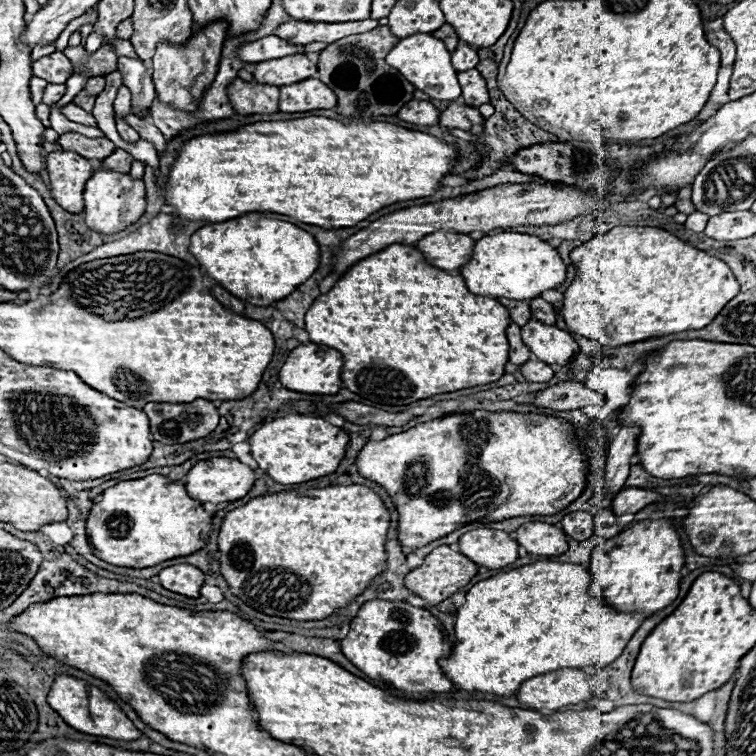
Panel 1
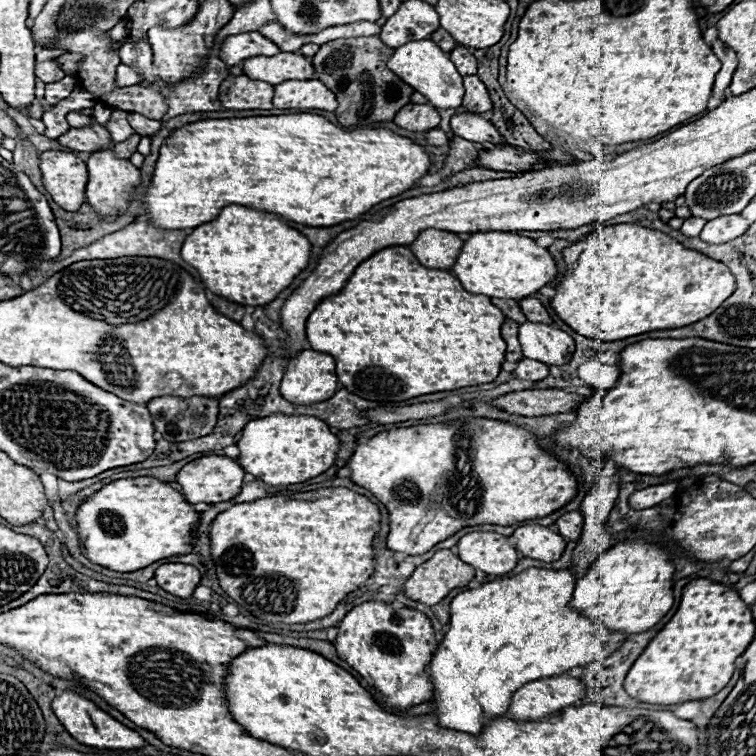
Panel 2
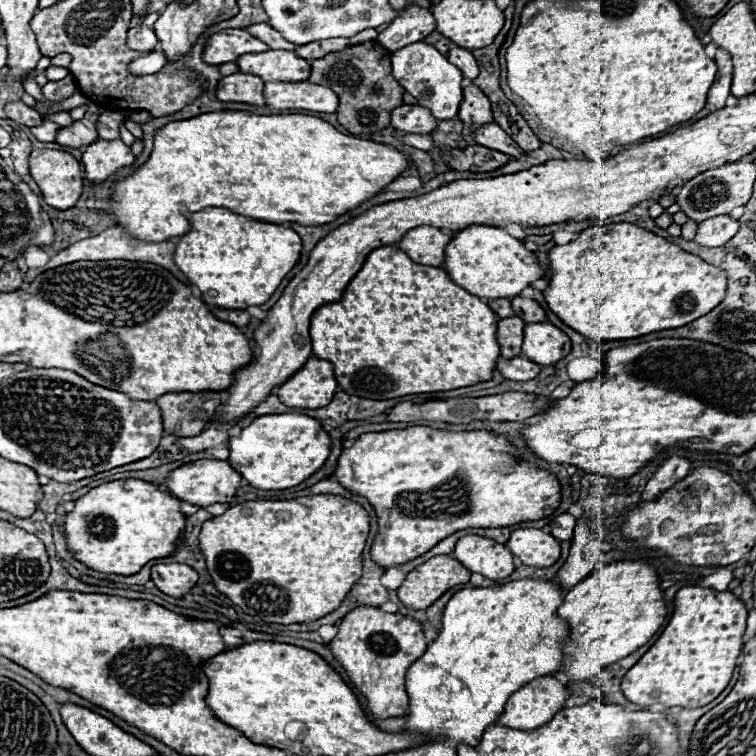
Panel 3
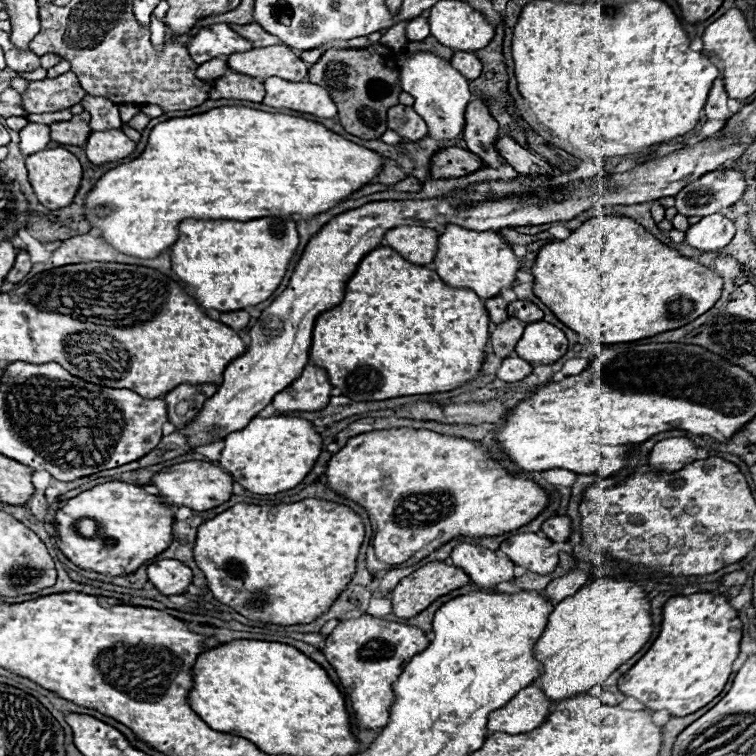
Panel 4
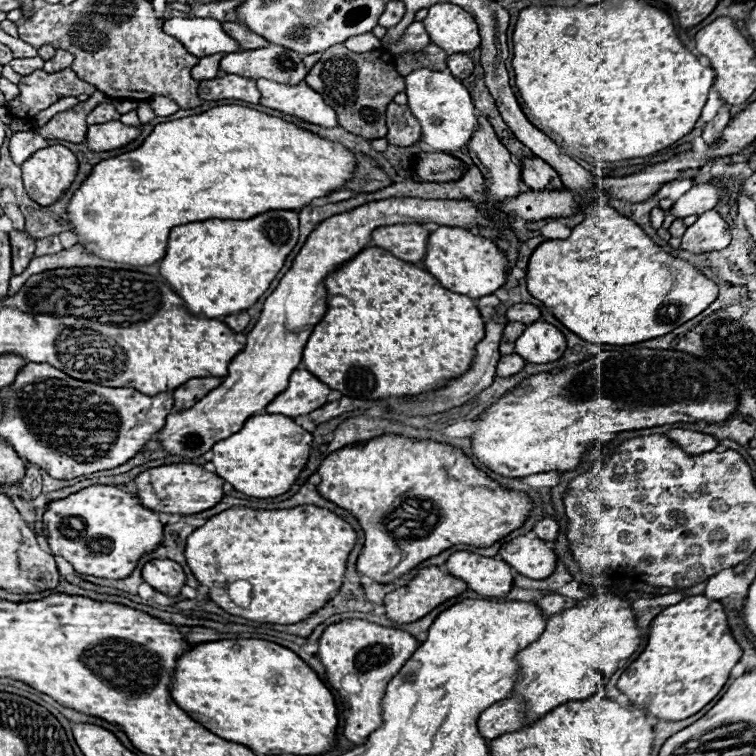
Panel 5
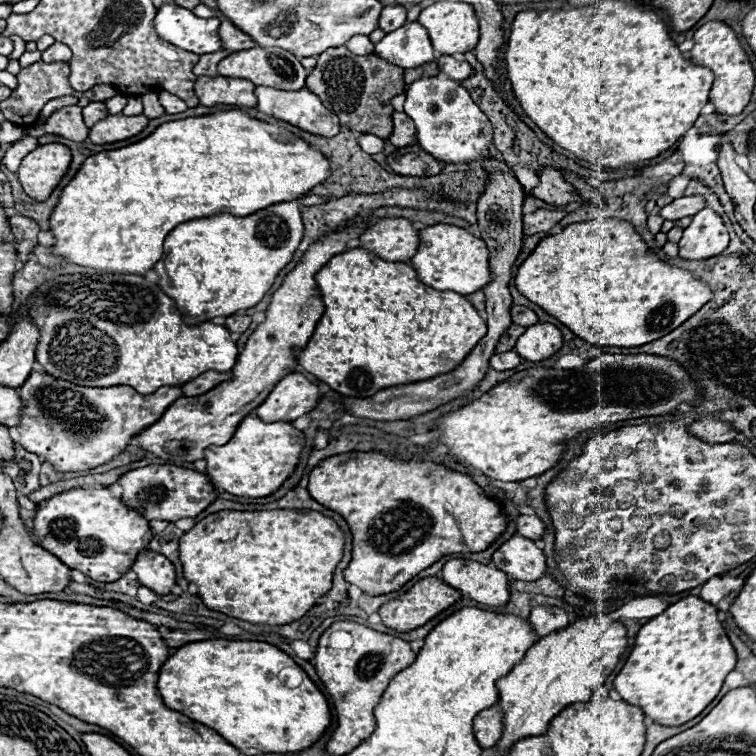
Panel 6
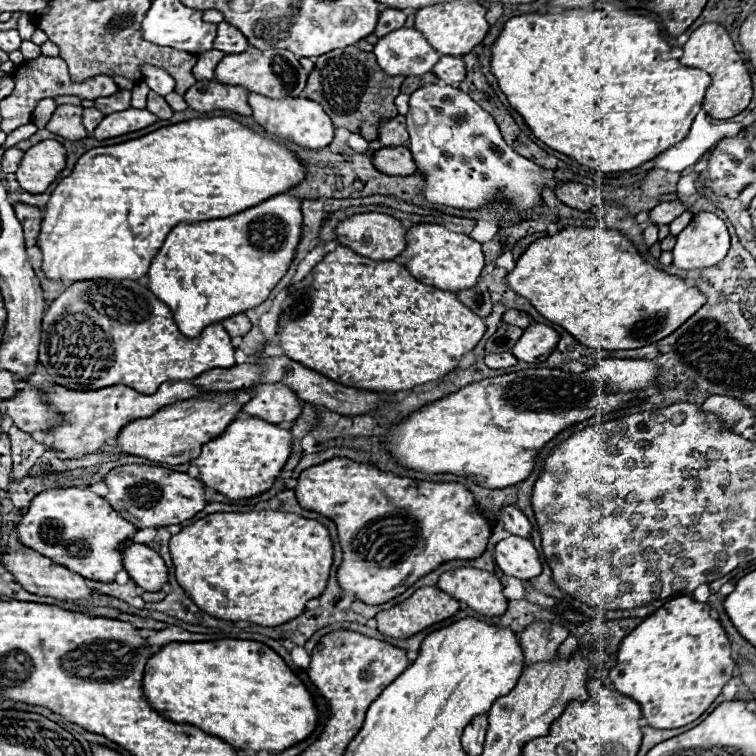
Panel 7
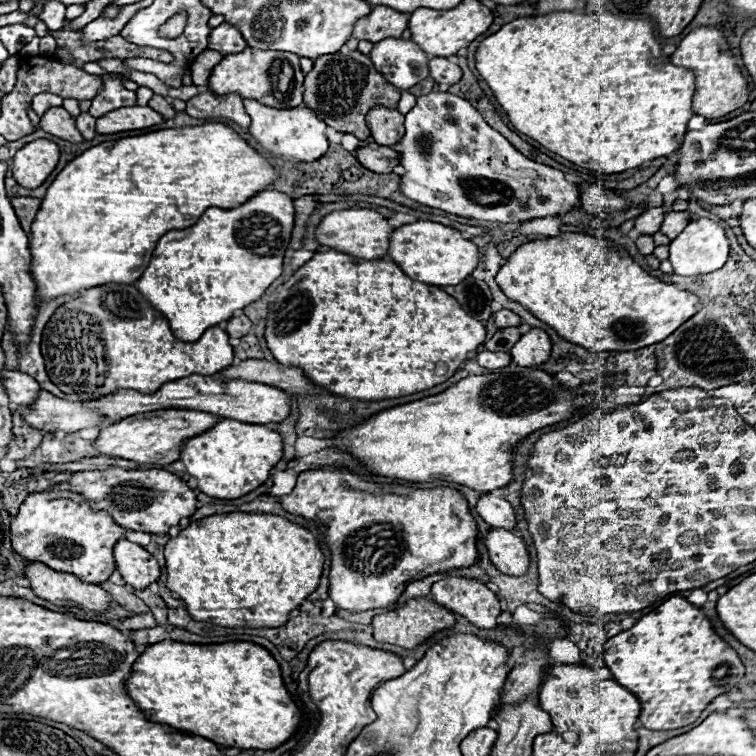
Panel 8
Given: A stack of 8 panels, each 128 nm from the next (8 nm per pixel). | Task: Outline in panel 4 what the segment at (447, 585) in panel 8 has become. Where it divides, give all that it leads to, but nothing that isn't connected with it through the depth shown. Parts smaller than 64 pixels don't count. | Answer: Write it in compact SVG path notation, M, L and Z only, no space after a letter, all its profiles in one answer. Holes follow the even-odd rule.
M458 544L450 558L454 566L462 568L470 580L482 588L494 588L496 584L514 578L514 562L508 556L478 544Z

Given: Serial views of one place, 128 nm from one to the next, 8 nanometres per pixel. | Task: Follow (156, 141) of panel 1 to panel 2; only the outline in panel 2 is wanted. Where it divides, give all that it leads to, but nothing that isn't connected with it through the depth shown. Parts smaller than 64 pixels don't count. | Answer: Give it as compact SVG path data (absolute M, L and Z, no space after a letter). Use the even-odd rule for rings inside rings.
M136 112L128 114L128 122L140 136L154 136L162 126L158 120L150 120L150 118L146 118L142 114L136 114Z

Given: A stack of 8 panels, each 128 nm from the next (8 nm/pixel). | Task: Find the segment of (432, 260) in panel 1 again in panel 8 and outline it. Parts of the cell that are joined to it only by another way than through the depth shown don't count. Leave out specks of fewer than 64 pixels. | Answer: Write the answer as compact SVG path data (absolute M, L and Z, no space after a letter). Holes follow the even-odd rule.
M350 208L350 210L338 210L328 214L316 230L316 240L322 246L330 246L340 252L352 254L356 258L370 260L370 258L382 258L388 254L388 242L392 232L394 232L394 226L390 226L382 214L374 210L364 210L364 208L358 208L358 210Z

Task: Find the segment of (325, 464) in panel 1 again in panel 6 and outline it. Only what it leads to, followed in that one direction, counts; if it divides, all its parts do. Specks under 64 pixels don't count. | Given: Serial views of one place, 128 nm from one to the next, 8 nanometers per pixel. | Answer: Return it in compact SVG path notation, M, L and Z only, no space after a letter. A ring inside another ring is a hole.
M248 416L240 422L236 434L224 446L206 448L206 474L216 488L224 488L234 496L264 498L274 494L294 472L304 450L306 436L290 422L264 422Z

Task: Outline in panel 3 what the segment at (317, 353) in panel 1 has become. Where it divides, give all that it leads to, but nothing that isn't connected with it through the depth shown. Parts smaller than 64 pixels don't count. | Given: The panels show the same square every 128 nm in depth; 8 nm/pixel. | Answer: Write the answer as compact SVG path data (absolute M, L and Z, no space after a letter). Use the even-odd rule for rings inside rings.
M310 356L306 364L278 388L280 402L290 408L312 410L326 406L338 388L332 368L330 362Z

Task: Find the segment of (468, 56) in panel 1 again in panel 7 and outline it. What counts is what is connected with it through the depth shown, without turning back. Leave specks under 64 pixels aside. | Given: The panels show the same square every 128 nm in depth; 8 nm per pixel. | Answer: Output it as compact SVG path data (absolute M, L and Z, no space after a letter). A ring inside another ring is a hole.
M440 56L440 60L436 62L436 66L432 70L446 84L458 84L466 78L464 62L454 56Z

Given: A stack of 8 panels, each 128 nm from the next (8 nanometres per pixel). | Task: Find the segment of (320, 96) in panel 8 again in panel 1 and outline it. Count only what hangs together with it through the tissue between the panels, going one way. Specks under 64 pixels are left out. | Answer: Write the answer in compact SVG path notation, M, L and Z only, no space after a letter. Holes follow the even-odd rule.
M378 26L366 34L346 36L320 52L318 78L326 86L330 86L338 96L336 112L352 118L368 118L380 114L392 116L408 100L412 100L412 92L416 88L408 80L404 80L396 68L390 68L384 60L396 42L398 38L392 36L388 26Z

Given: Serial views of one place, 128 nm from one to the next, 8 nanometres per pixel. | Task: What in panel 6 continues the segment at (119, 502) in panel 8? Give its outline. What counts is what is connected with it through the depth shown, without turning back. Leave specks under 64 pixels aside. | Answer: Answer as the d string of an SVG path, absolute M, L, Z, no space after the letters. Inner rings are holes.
M144 466L138 470L130 470L120 478L124 488L122 500L128 508L142 512L146 520L168 520L176 522L180 518L194 518L198 516L208 504L216 500L214 484L202 472L180 468L180 466Z

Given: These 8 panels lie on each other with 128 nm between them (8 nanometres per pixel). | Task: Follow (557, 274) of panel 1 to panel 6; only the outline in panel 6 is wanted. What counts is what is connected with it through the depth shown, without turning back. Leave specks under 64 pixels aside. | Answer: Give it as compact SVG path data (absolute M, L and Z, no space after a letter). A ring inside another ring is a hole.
M434 224L420 230L420 246L416 256L412 258L412 266L418 272L418 278L436 288L436 290L452 290L462 296L470 292L482 290L490 280L490 250L482 238L476 238L464 228L450 224Z

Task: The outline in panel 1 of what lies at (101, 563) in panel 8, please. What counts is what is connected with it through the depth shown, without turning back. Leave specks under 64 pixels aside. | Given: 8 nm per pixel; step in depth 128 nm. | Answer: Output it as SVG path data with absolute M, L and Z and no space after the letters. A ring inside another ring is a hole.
M150 474L138 480L120 482L104 490L102 500L96 502L90 510L90 516L86 520L86 532L90 544L94 546L94 554L104 562L124 568L150 568L170 558L190 556L190 552L202 550L212 534L212 516L204 510L202 502L196 502L188 496L182 484L176 484L160 474Z

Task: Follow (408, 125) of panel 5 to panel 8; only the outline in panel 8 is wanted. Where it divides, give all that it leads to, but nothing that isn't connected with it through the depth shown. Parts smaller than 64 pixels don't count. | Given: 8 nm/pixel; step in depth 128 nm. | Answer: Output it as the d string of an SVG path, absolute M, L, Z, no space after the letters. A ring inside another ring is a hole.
M372 108L366 116L368 126L372 130L374 142L382 146L394 146L398 140L402 140L404 130L404 116L398 110L388 110L388 108Z

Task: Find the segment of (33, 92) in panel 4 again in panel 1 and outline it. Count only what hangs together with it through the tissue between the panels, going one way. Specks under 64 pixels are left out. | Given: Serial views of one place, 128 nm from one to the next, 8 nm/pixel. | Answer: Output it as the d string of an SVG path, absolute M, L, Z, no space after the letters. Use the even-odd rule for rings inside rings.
M48 84L48 86L44 88L44 98L42 98L42 102L50 106L50 104L58 102L58 100L64 96L64 92L66 92L66 86L64 86L64 84Z

